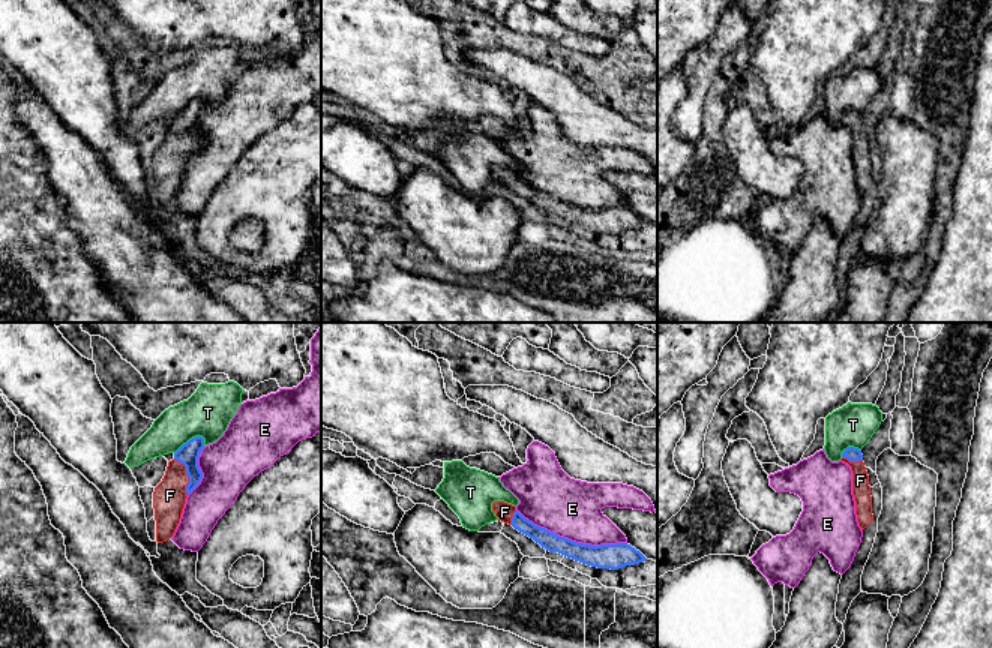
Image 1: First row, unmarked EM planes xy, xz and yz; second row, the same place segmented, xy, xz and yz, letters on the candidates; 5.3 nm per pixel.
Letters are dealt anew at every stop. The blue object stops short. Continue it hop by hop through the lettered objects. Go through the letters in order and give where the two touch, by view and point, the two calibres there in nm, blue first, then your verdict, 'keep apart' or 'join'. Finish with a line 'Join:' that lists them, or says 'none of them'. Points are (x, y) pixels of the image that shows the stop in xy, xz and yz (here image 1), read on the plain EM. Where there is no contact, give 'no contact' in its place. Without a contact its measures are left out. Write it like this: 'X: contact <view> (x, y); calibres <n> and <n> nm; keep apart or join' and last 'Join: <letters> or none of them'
E: contact xz (571, 204); calibres 140 and 320 nm; keep apart
F: contact xy (188, 140); calibres 120 and 180 nm; join
T: contact xy (189, 104); calibres 120 and 260 nm; keep apart
Join: F

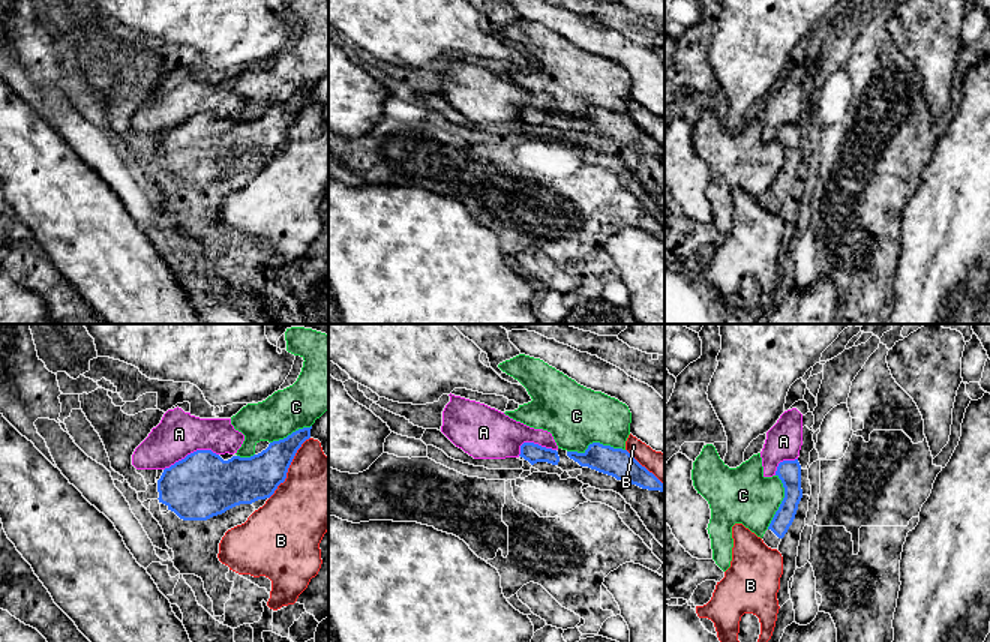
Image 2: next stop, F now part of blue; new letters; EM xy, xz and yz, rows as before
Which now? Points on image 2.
A: contact xy (191, 117); calibres 360 and 240 nm; keep apart
B: contact xy (288, 131); calibres 260 and 400 nm; keep apart
C: contact xz (596, 107); calibres 160 and 320 nm; keep apart
Join: none of them

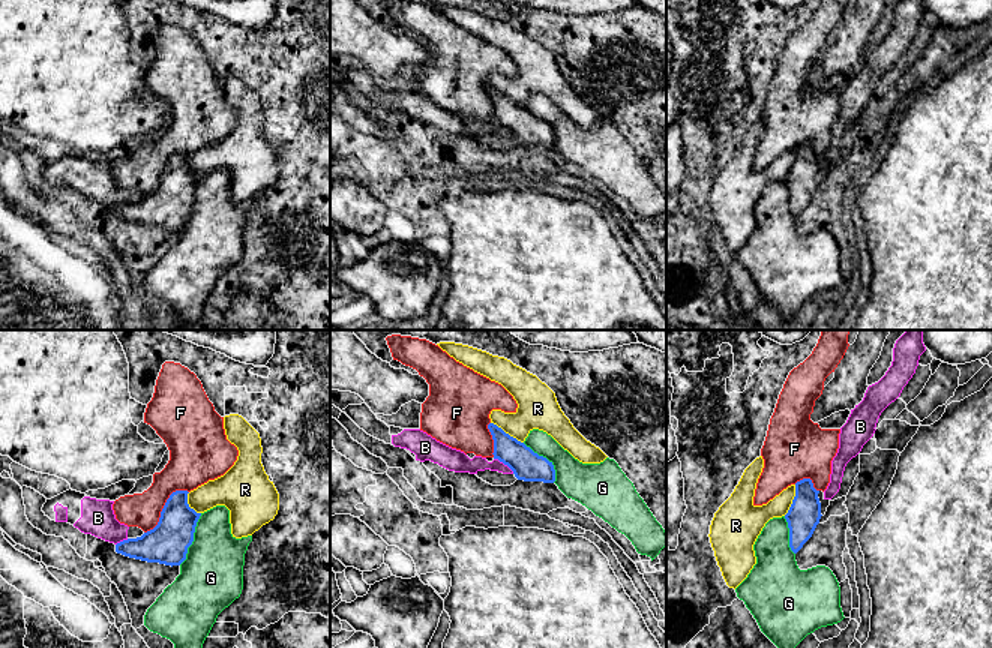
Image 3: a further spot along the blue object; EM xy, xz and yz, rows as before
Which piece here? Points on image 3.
B: contact xz (505, 128); calibres 160 and 110 nm; keep apart
F: contact xy (164, 171); calibres 220 and 220 nm; keep apart
G: contact xy (192, 203); calibres 220 and 340 nm; keep apart
R: contact xz (508, 98); calibres 160 and 220 nm; keep apart
Join: none of them

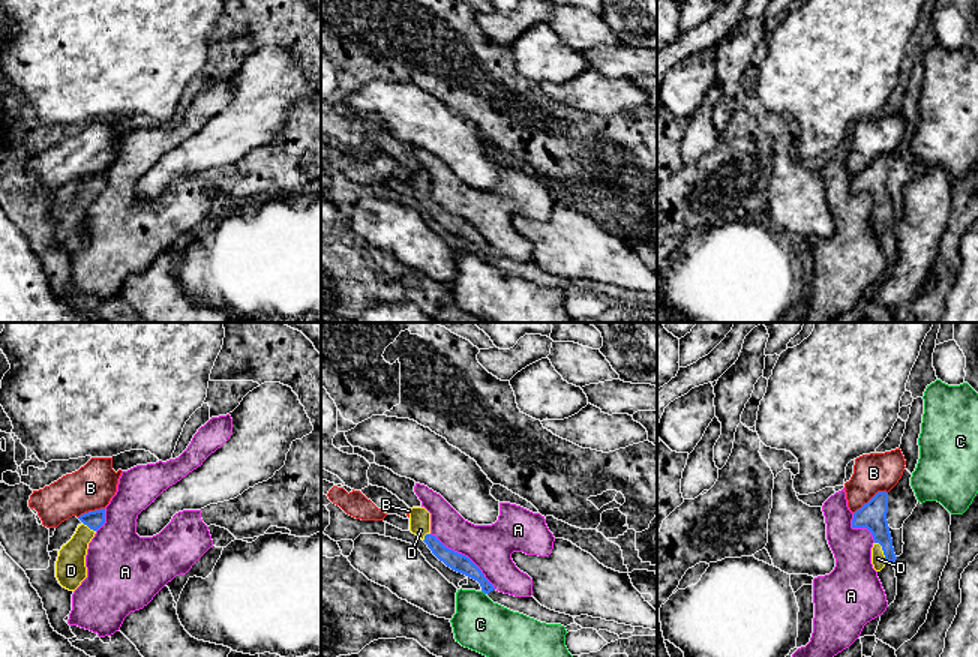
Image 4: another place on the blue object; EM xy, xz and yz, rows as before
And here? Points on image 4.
A: contact xz (464, 219); calibres 100 and 240 nm; keep apart
B: contact yz (872, 162); calibres 140 and 220 nm; keep apart
C: contact xz (483, 255); calibres 100 and 280 nm; keep apart
D: contact yz (884, 216); calibres 140 and 80 nm; join
Join: D

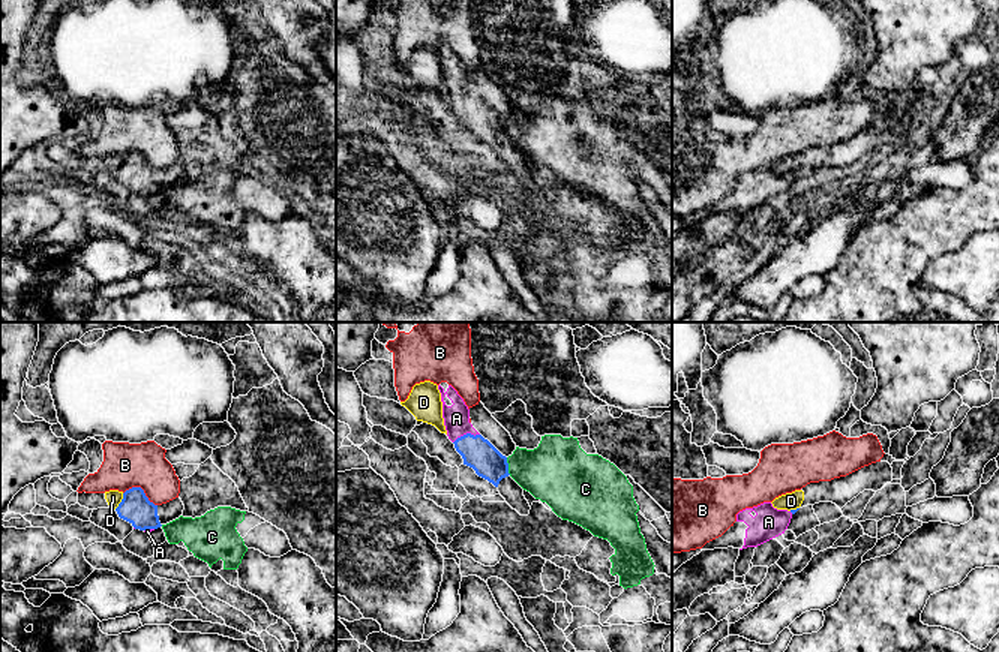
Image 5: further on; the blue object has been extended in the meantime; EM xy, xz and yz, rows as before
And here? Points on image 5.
A: contact xz (467, 98); calibres 170 and 140 nm; join
B: contact xy (141, 153); calibres 160 and 240 nm; keep apart
C: contact xz (507, 131); calibres 170 and 320 nm; keep apart
D: contact xy (122, 165); calibres 160 and 80 nm; keep apart
Join: A

